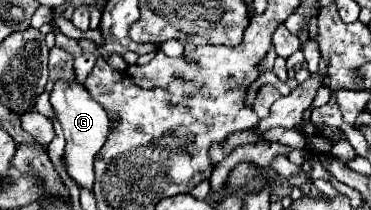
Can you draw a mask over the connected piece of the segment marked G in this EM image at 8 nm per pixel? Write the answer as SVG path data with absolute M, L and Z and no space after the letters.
M77 80L55 82L49 96L51 96L55 116L61 122L63 134L67 140L67 146L65 146L67 172L79 186L91 190L93 188L93 158L107 140L109 118L107 118L105 110L101 110L101 104L97 104L93 100L93 96L87 92L87 88Z

